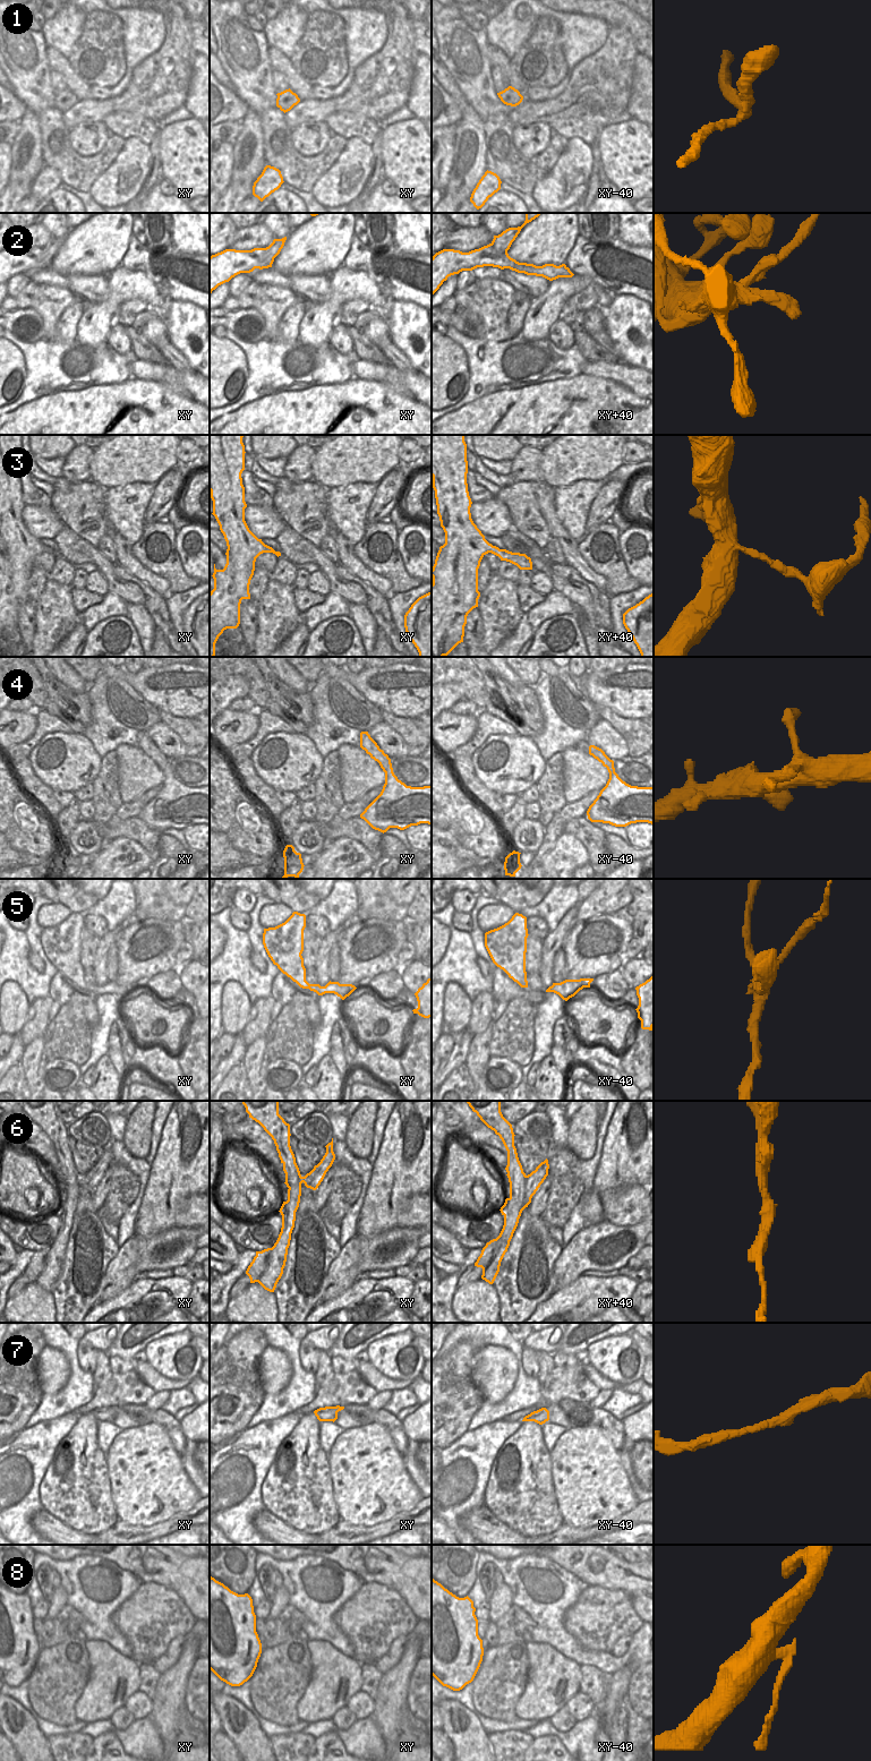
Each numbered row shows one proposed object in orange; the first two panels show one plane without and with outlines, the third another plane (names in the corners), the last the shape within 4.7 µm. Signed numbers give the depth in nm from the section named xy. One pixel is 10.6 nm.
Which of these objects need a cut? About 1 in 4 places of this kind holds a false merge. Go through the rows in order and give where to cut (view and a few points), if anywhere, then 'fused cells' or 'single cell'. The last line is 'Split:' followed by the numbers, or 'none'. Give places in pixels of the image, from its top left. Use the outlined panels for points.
1: cut in xy along (279, 93), (278, 95), (285, 99), (291, 108); fused cells
2: cut in xy+40 along (489, 244), (495, 256), (506, 253); fused cells
3: cut in xy+40 along (494, 546), (489, 552); fused cells
4: no cut; single cell
5: no cut; single cell
6: cut in xy along (300, 1174), (295, 1173), (288, 1187); fused cells
7: no cut; single cell
8: cut in xy along (255, 1632), (261, 1647); fused cells
Split: 1, 2, 3, 6, 8

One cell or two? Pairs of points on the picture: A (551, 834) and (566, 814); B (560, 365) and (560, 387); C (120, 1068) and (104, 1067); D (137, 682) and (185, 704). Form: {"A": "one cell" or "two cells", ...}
{"A": "one cell", "B": "two cells", "C": "two cells", "D": "one cell"}

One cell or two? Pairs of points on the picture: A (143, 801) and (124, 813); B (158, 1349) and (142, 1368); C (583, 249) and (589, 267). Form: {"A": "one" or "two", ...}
{"A": "one", "B": "two", "C": "one"}

